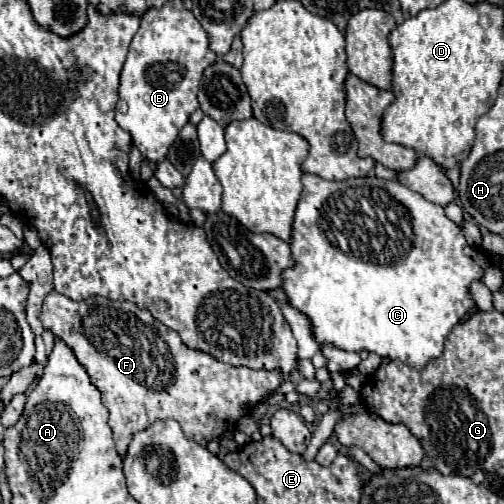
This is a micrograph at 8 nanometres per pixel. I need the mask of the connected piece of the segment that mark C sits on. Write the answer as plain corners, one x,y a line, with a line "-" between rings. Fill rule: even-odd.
304,174
302,176
302,198
298,202
296,208
296,216
294,216
294,228
292,228
292,254
296,260
294,268
284,270
284,292
288,294
288,300
294,308
298,308
300,312
304,312
314,326
314,336
320,344
324,342
332,342
334,346
342,348
342,350
352,350
352,352
376,352
382,358
390,358
390,360
398,360
404,362
408,366
412,366
414,370
422,370
430,360
440,358
442,350
444,350
444,340
450,334
450,330
476,308
476,302
470,294
470,284
474,280
482,280
484,270
490,266
490,256
482,250
482,248
474,248
466,242
460,226
456,226
446,214
444,208
428,202
424,196
412,192
410,188
406,188
402,182
390,182
390,180
380,180
376,176
364,176
364,178
350,178
344,182
328,182
320,176
314,174
-
374,208
382,208
384,212
376,214

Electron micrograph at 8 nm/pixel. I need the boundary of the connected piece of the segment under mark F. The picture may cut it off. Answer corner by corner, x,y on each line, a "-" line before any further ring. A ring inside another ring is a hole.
56,290
50,292
42,306
42,324
50,328
54,336
62,338
76,354
78,362
86,368
92,384
102,392
102,402
110,410
110,428
118,454
124,458
132,436
148,428
156,420
176,420
188,440
206,446
212,438
222,436
228,428
234,430
238,420
258,406
270,392
274,392
284,380
282,370
252,370
246,366
228,366
202,350
184,346
180,336
158,322
148,310
140,310
132,302
114,302
102,296
94,296
82,302
74,302

